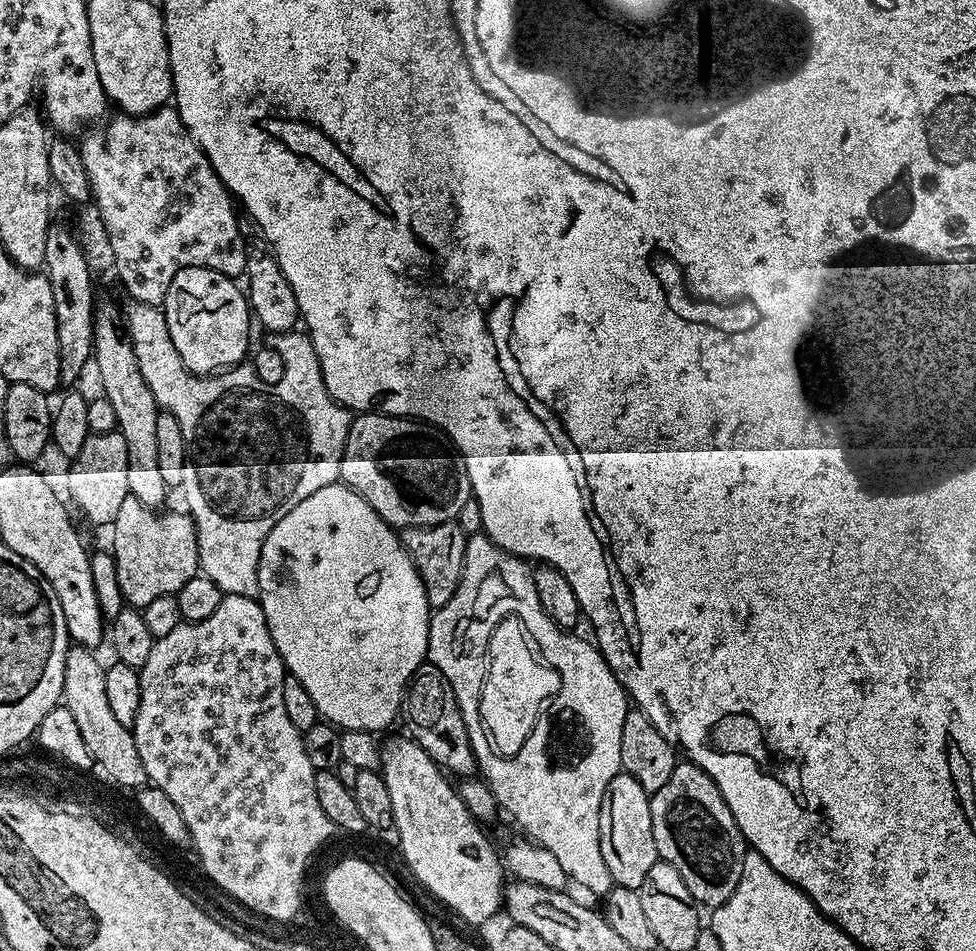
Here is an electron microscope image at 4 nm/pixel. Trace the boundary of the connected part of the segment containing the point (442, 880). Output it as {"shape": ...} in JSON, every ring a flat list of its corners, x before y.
{"shape":[[407,734,392,736,379,745,380,767,390,794,390,806,394,806,394,826,400,852,408,863,416,880,432,896,437,896,448,908,453,908,468,924,484,924,496,911,500,912,506,887,506,868,501,853,488,841,481,825,472,817,462,802,457,785,446,775,443,768,418,746]]}

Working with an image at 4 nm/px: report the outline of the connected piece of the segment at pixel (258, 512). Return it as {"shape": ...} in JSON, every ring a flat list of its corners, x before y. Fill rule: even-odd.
{"shape":[[133,303,131,307,132,309,127,309,126,312,126,323,128,332,132,336,132,349,138,358,138,366,142,370,142,376,146,378,146,386,150,386,150,390,161,409,174,414,174,418,178,418,178,426,182,426,182,438,186,438,188,443,190,471,184,477,182,492,188,495,186,508,191,515,192,521,196,524,196,537,198,538,198,550,200,551,199,571,203,575,208,576,210,582,214,582,214,586,218,586,229,596,259,597,258,566,260,565,264,539,270,534,270,530,274,530,274,526,278,526,278,522,282,522,282,518,286,518,286,514,290,514,290,510,294,510,294,506,298,506,298,502,304,501,305,498,310,498,310,494,314,494,314,490,322,490,322,486,330,486,340,480,340,467,342,466,348,431,354,419,353,413,349,409,342,407,326,390,324,379,321,376,320,359,317,358,317,352,313,348,312,340,303,331,269,332,265,335,265,347,277,350,282,357,282,362,285,363,285,373,282,374,281,381,269,387,269,385,262,382,262,378,258,378,258,374,252,369,251,363,248,362,241,362,215,374,191,372,182,362,178,350,174,350,174,342,170,342,170,330,166,326,166,318,163,311,159,307,150,304]]}

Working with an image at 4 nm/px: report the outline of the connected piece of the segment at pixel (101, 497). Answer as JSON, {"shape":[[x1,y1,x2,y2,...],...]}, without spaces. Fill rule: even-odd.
{"shape":[[119,430,107,432,106,434,91,433,82,446,82,450,71,461,72,469,68,472,68,492,72,495,72,500,84,511,84,516,88,520,93,520,96,524,111,525,113,518,122,507,122,502,130,494,128,483,126,482,126,470,128,469,128,459,126,458,126,438,122,438]]}

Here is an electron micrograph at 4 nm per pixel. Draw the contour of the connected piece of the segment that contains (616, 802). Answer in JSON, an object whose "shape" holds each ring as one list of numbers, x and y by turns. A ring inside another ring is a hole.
{"shape":[[623,770,614,777,610,786,606,786,606,794,602,798,600,845,613,885,621,888,639,890,642,882,646,882,650,866,654,866,658,859,650,822,650,793,642,790,642,786,638,786,638,782,634,782,634,778,630,778,630,774]]}

